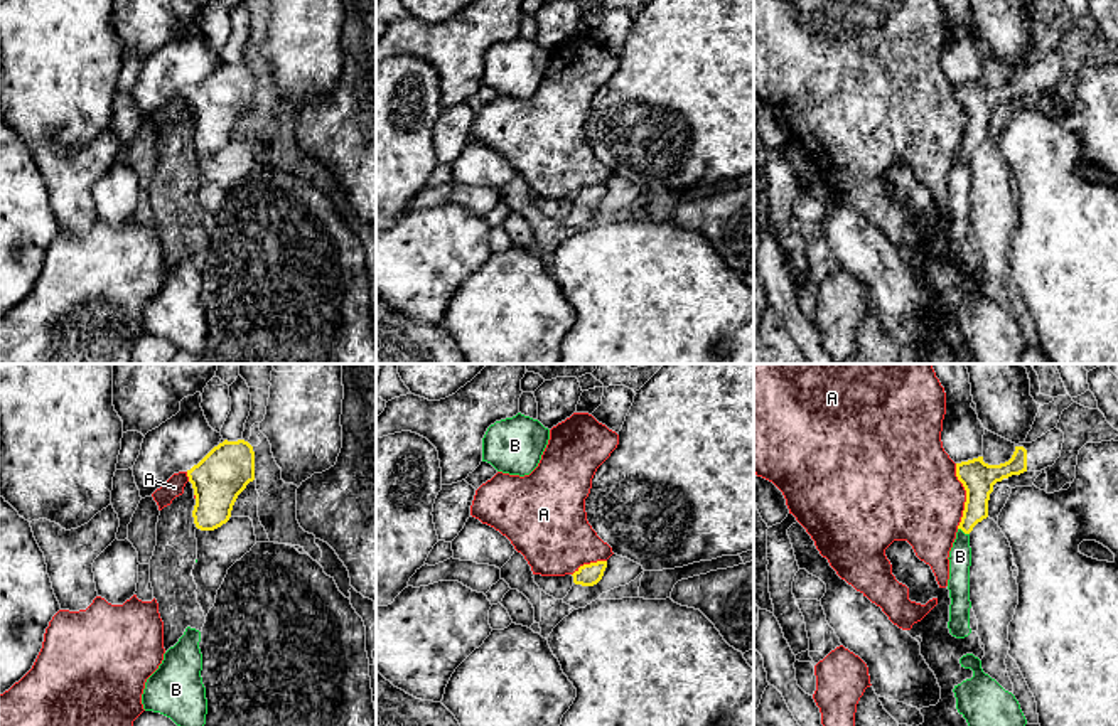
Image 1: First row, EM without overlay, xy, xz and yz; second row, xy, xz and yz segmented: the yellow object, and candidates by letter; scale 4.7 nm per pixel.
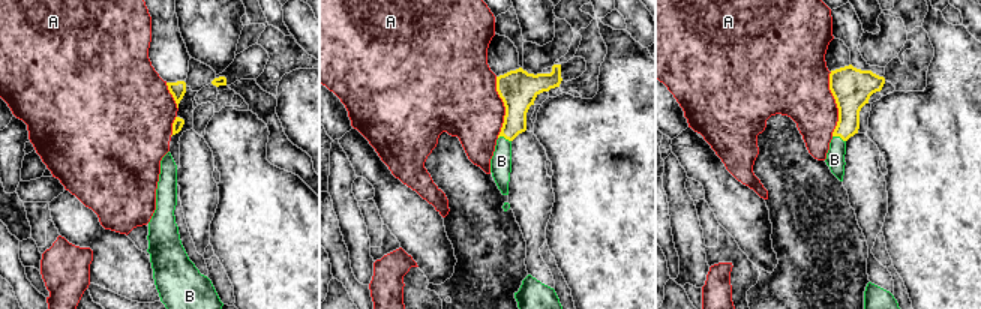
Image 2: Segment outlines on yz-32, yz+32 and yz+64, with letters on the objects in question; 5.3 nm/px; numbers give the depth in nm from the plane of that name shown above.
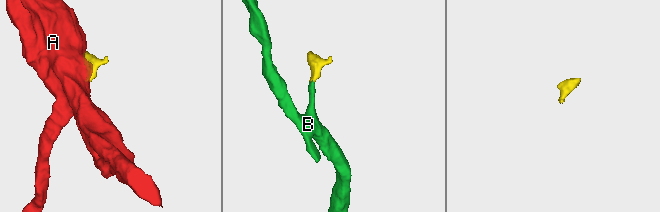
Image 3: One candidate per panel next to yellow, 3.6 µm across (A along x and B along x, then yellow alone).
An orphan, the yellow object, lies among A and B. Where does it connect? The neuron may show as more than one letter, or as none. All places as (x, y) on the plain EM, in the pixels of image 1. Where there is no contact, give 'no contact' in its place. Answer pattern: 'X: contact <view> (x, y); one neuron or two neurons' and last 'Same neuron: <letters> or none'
A: contact yz (967, 118); two neurons
B: contact yz (963, 154); one neuron
Same neuron: B

